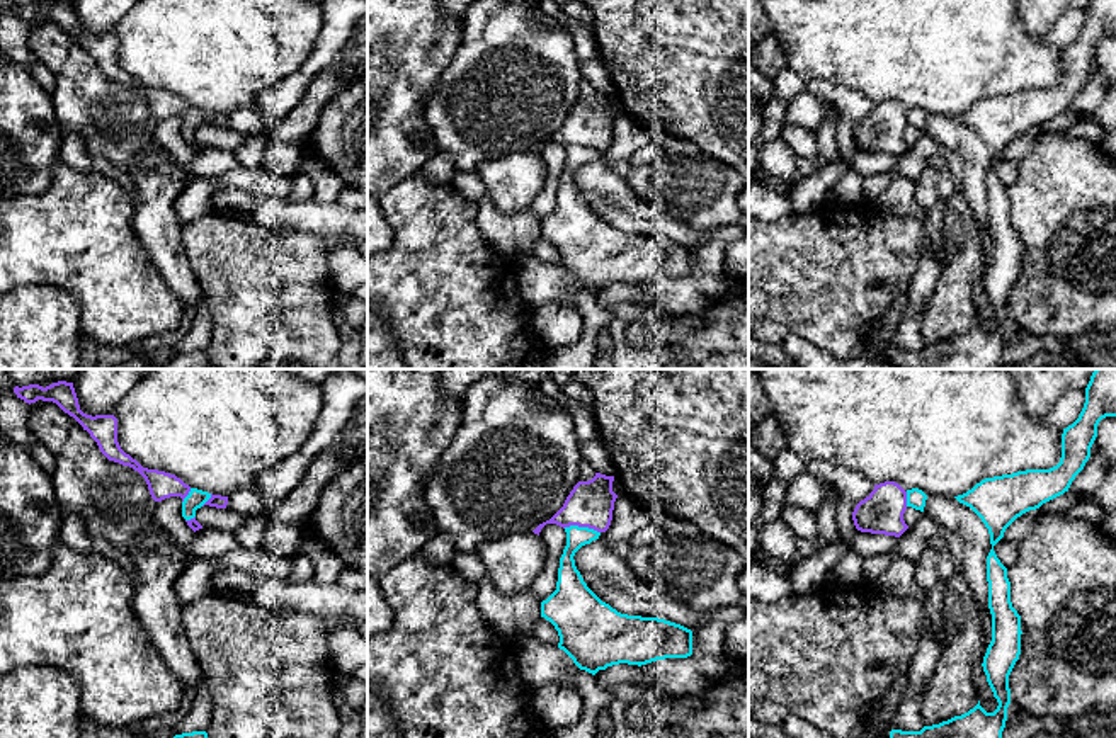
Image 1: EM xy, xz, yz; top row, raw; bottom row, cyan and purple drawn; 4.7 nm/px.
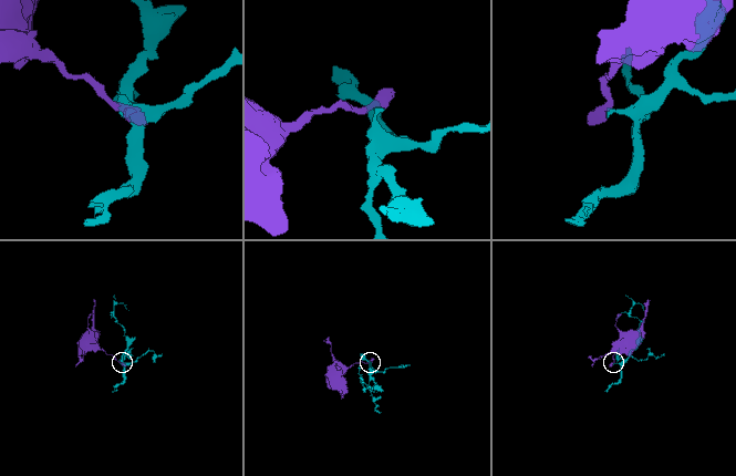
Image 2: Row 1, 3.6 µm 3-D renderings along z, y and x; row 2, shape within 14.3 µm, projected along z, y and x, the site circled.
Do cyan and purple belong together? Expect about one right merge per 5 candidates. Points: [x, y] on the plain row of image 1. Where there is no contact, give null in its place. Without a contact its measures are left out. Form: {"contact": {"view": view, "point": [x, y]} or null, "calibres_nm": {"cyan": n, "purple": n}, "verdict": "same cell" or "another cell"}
{"contact": {"view": "xz", "point": [582, 147]}, "calibres_nm": {"cyan": 110, "purple": 220}, "verdict": "another cell"}

